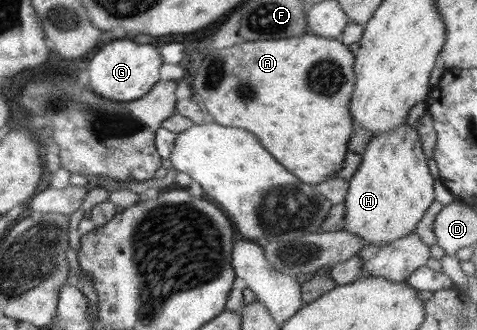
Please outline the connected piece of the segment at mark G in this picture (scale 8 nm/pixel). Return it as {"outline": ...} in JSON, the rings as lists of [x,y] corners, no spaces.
{"outline":[[[113,41],[109,45],[101,44],[97,55],[91,59],[89,65],[89,89],[93,89],[97,95],[113,101],[133,101],[144,97],[153,85],[160,81],[159,67],[161,67],[161,55],[159,49],[153,45],[139,45],[133,41]]]}

